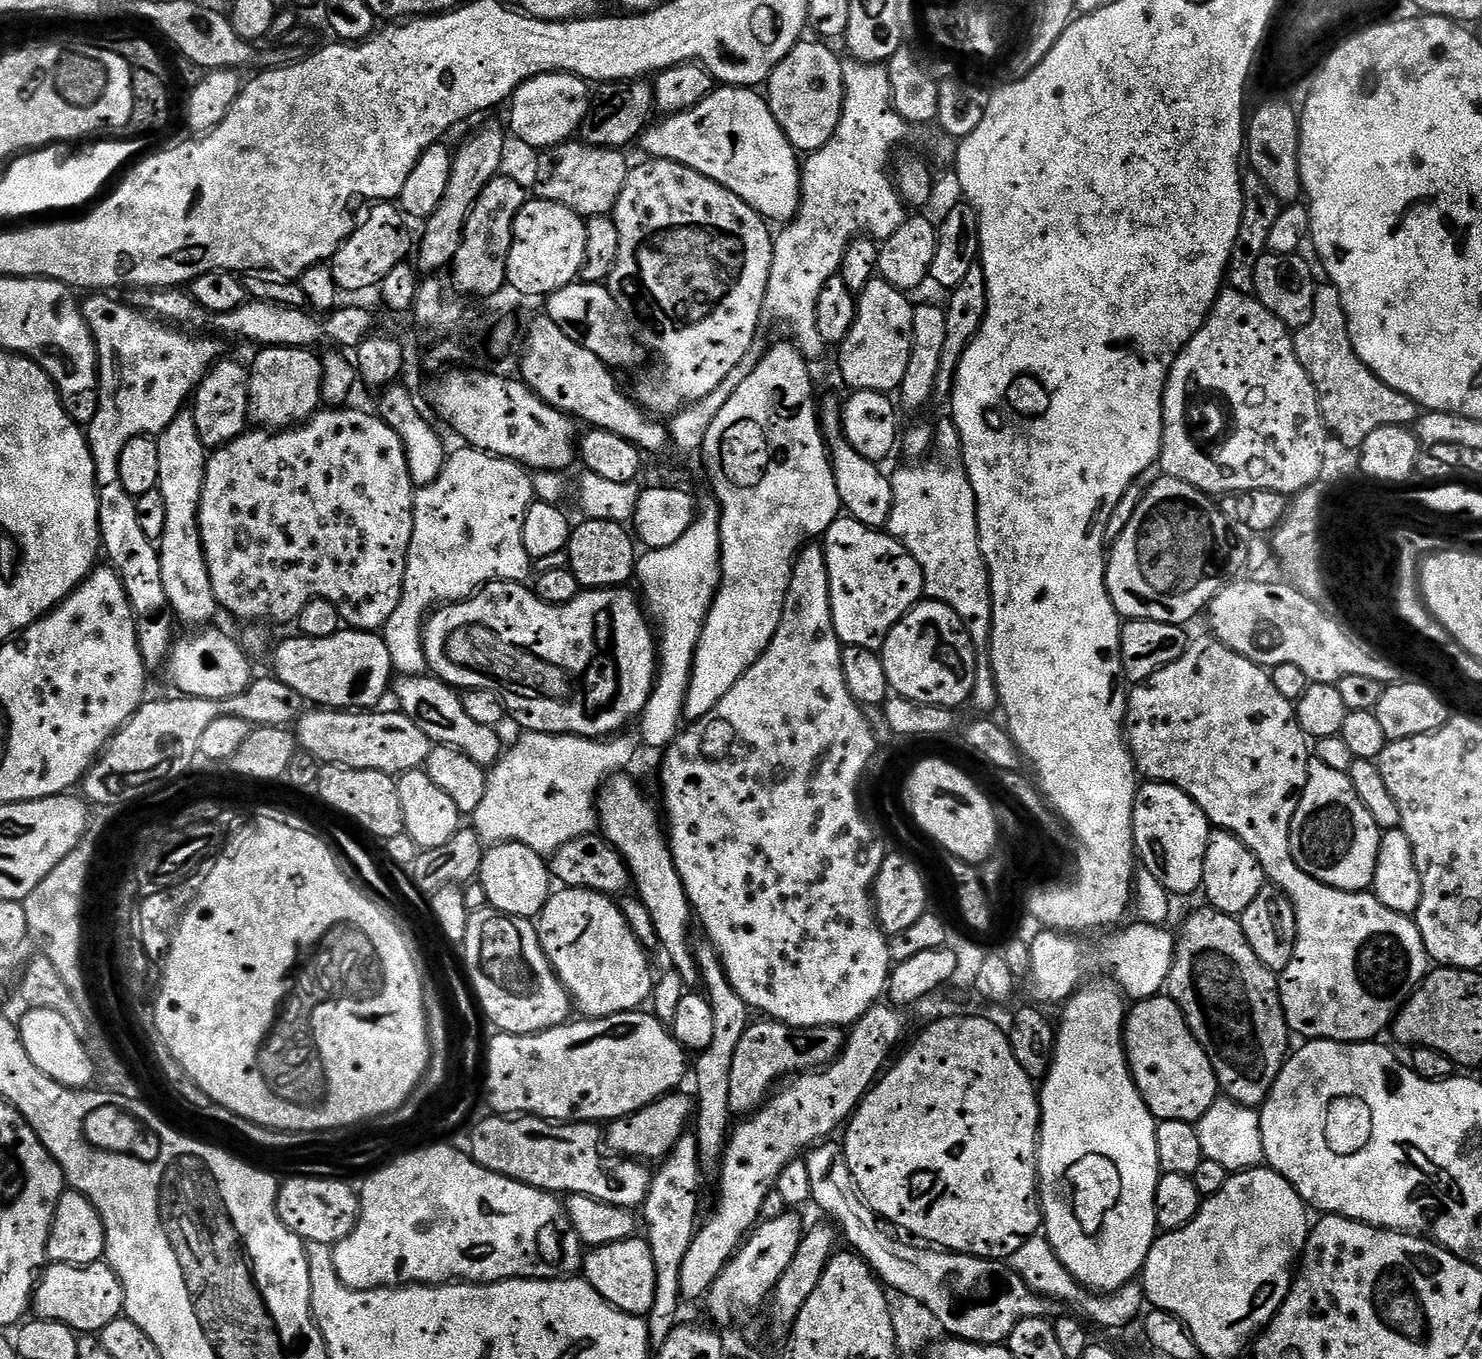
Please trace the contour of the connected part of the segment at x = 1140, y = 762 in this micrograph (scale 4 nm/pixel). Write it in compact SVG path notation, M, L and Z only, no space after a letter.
M1207 638L1208 640L1193 639L1189 643L1186 654L1178 658L1178 662L1170 662L1166 666L1143 682L1135 685L1136 689L1131 689L1128 698L1128 715L1126 717L1126 739L1128 748L1132 751L1132 760L1136 763L1137 773L1145 781L1159 782L1162 784L1173 784L1180 788L1184 793L1194 801L1202 811L1206 813L1209 821L1217 829L1233 832L1234 835L1249 848L1258 858L1262 866L1265 877L1275 887L1281 888L1290 898L1292 909L1296 915L1296 945L1294 958L1290 958L1290 966L1279 973L1280 981L1280 1001L1284 1011L1284 1020L1288 1023L1289 1029L1296 1032L1305 1041L1310 1040L1338 1040L1341 1042L1372 1042L1377 1039L1376 1036L1384 1027L1391 1025L1395 1021L1396 1013L1404 1007L1409 998L1420 987L1424 977L1430 971L1430 961L1428 951L1422 942L1422 934L1418 930L1415 919L1412 916L1403 916L1378 902L1378 898L1371 891L1363 892L1343 892L1337 888L1331 888L1328 884L1323 884L1315 880L1310 874L1306 874L1294 862L1292 851L1290 850L1290 826L1294 814L1300 805L1300 795L1304 793L1306 778L1308 777L1308 762L1310 759L1310 740L1305 736L1304 731L1300 729L1300 724L1296 720L1296 709L1293 701L1282 698L1278 690L1274 690L1274 682L1271 675L1261 665L1248 660L1242 654L1230 650L1221 640Z

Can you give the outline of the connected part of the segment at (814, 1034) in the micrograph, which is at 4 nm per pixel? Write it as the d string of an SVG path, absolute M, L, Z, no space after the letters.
M760 1018L757 1024L756 1021L749 1023L746 1034L742 1034L742 1042L738 1042L738 1050L734 1050L734 1062L730 1066L730 1110L733 1114L757 1111L769 1095L768 1087L779 1076L791 1077L823 1069L843 1052L845 1039L843 1027L791 1028L767 1018Z

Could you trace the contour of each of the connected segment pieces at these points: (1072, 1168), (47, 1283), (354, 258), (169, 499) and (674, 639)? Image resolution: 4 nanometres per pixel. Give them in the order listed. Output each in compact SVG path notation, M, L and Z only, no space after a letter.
M1088 982L1079 992L1063 1005L1064 1021L1056 1028L1056 1047L1054 1059L1048 1065L1048 1075L1038 1088L1040 1097L1040 1149L1036 1152L1036 1166L1040 1181L1040 1210L1042 1213L1042 1232L1048 1237L1050 1246L1058 1254L1062 1266L1070 1270L1077 1282L1101 1294L1115 1294L1126 1285L1133 1283L1143 1273L1144 1263L1150 1254L1153 1242L1158 1235L1154 1198L1156 1187L1161 1178L1158 1162L1158 1138L1156 1137L1157 1119L1146 1106L1142 1094L1136 1088L1132 1070L1128 1066L1128 1053L1124 1050L1124 1021L1126 1019L1126 1000L1115 983L1092 984Z
M107 1262L91 1264L89 1268L49 1263L32 1294L35 1319L62 1322L77 1334L99 1334L110 1322L121 1319L123 1310L122 1282Z
M376 202L369 208L372 209L369 210L368 217L352 233L350 231L347 233L344 243L332 255L330 261L334 282L341 293L351 294L360 290L366 290L366 286L379 285L380 280L386 278L386 274L390 274L390 270L394 270L394 266L403 264L409 259L410 253L414 248L414 236L412 240L411 234L408 233L409 221L395 203Z
M182 410L170 422L170 426L166 426L166 430L160 433L156 440L158 446L158 482L156 483L157 489L162 494L162 502L166 502L166 530L162 534L162 538L158 542L160 549L160 561L162 562L162 583L166 589L166 598L170 598L170 606L172 607L173 614L176 615L177 621L181 625L184 624L200 624L196 626L208 626L213 623L212 620L218 613L218 605L214 598L214 586L210 586L210 570L206 566L206 554L202 546L202 538L200 537L200 503L202 502L202 486L206 478L206 466L208 465L208 457L210 455L209 449L204 447L202 438L198 438L198 422L194 422L191 411Z
M705 494L699 497L693 524L678 542L664 549L645 551L637 559L634 580L640 583L643 603L654 620L656 615L655 623L658 625L656 684L639 717L638 736L643 747L645 744L648 748L664 750L681 731L698 638L720 588L720 503L715 496Z

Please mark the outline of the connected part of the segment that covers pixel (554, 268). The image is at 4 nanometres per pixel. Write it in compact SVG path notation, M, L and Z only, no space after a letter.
M532 198L513 222L507 287L524 296L547 298L580 280L586 258L586 220L558 202Z

